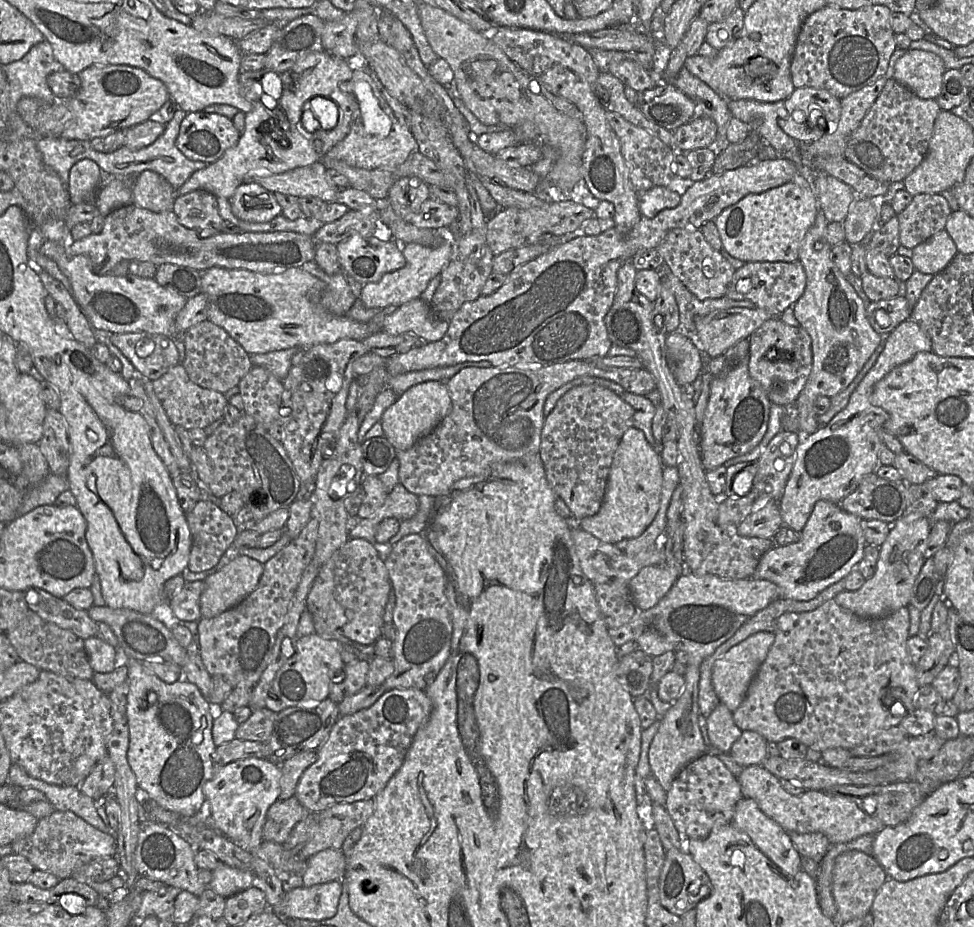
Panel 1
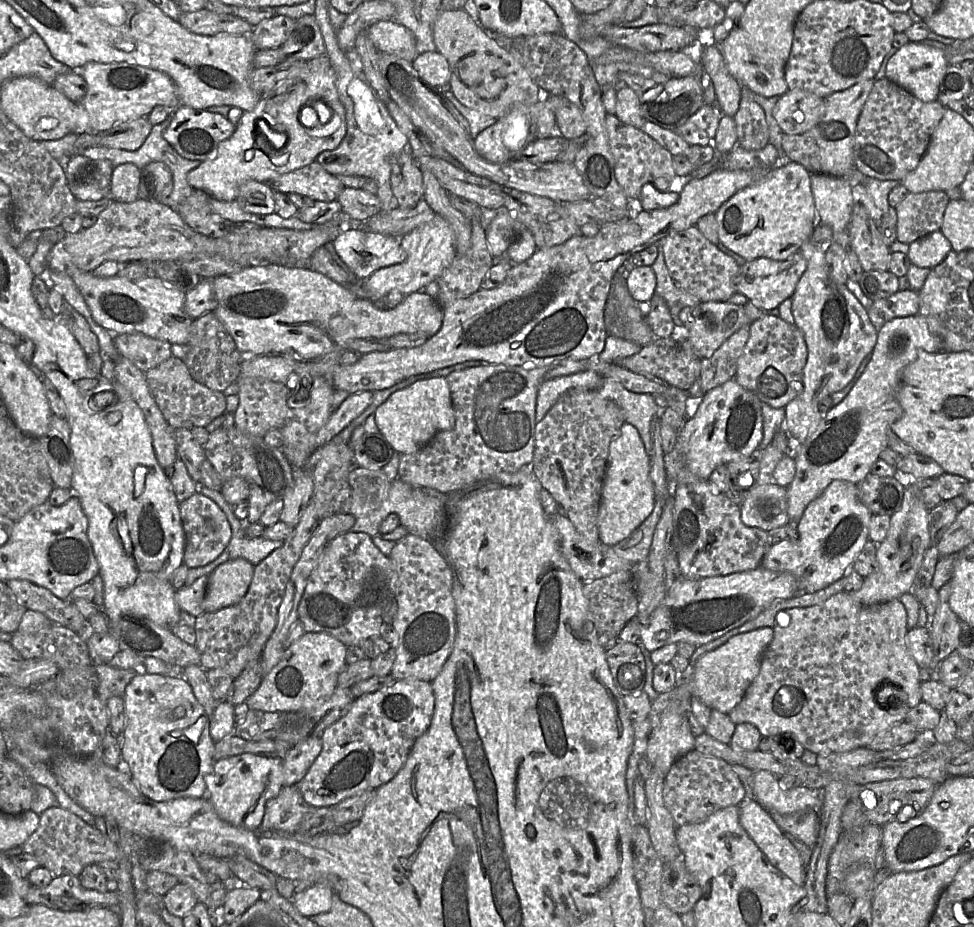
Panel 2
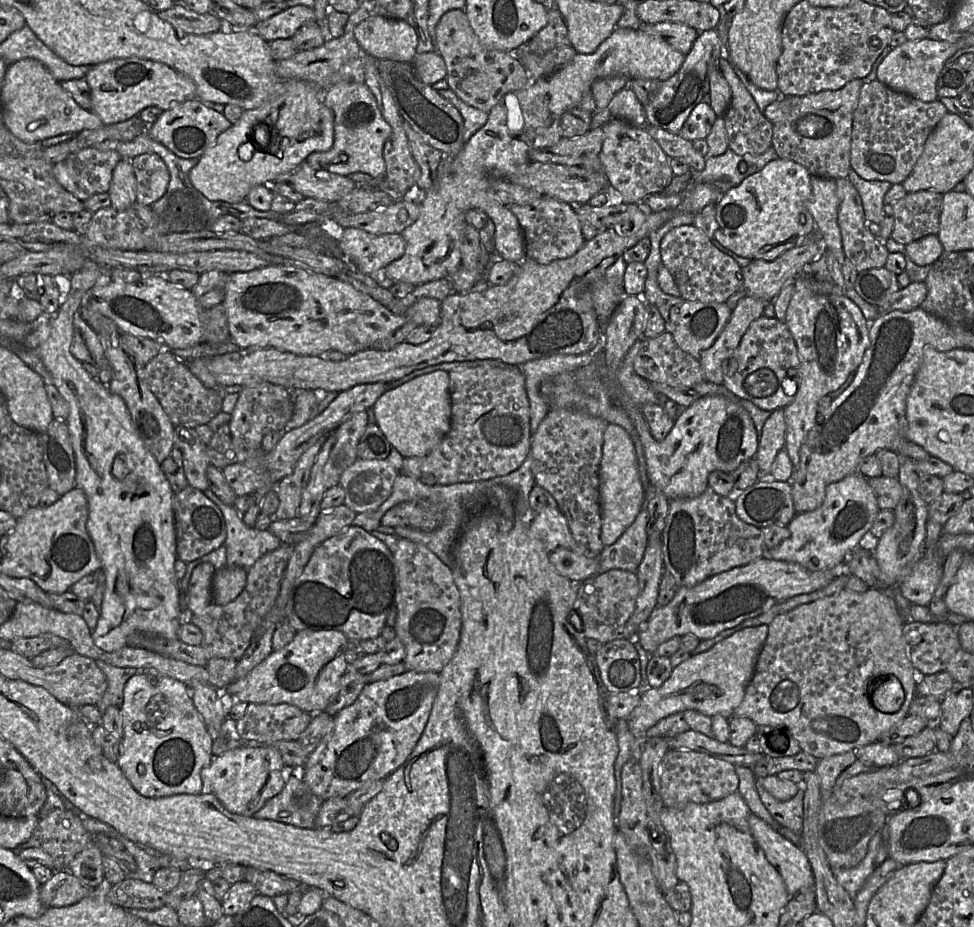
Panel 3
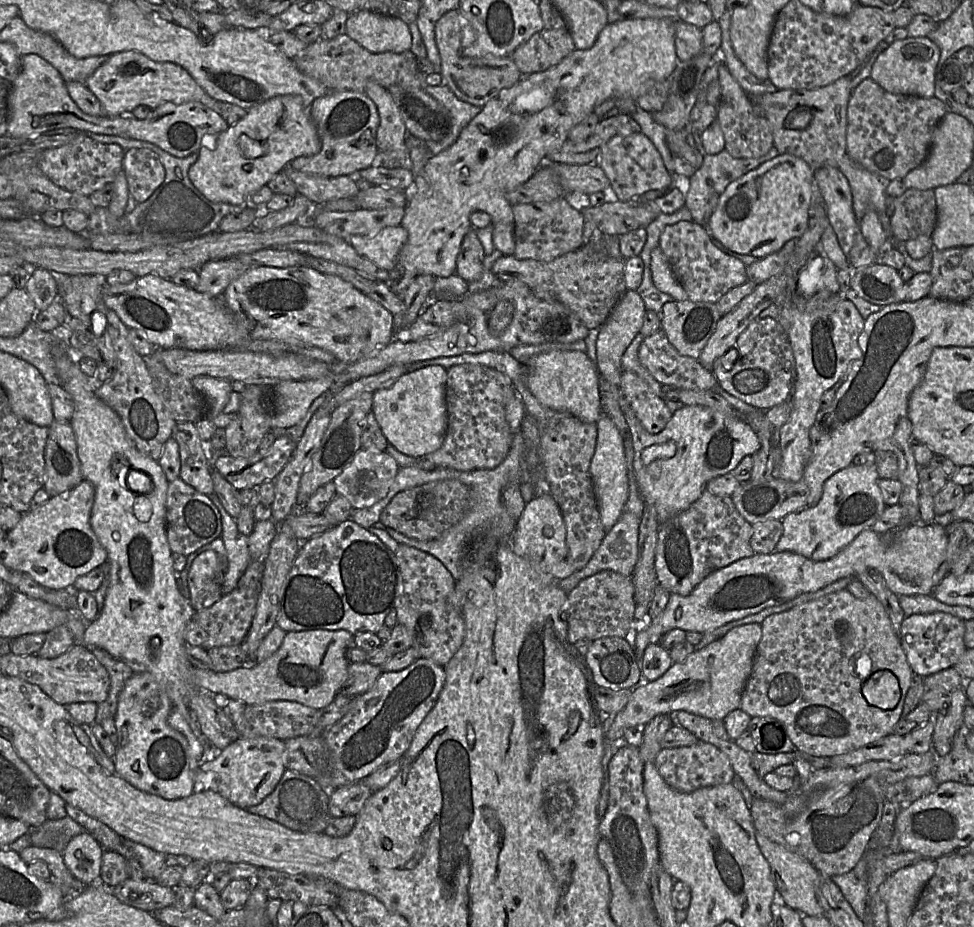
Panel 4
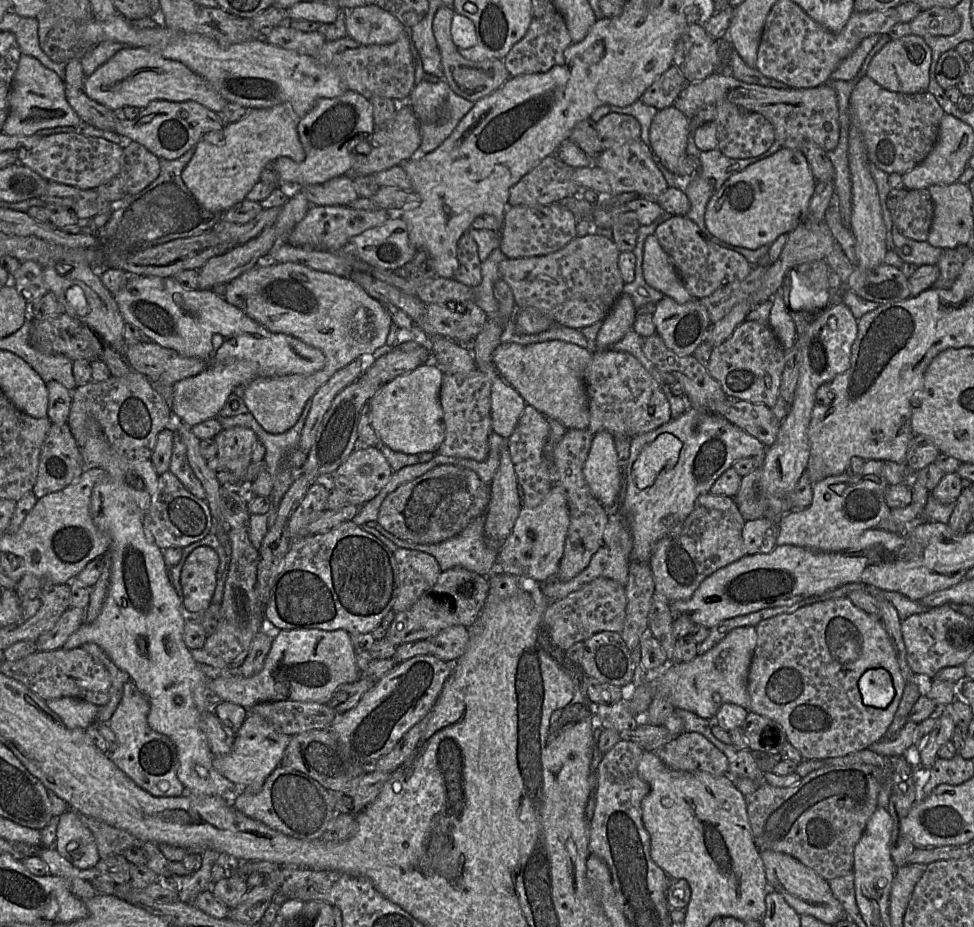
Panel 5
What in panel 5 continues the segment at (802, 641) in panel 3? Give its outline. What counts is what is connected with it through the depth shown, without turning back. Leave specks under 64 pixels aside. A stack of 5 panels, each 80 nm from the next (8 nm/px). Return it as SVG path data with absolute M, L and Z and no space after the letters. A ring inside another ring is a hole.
M842 597L805 605L794 612L782 613L770 617L760 621L755 628L757 631L757 644L748 673L748 694L750 698L749 711L779 723L785 731L787 741L800 752L803 760L835 758L859 752L868 748L872 743L882 739L886 735L899 707L907 682L900 671L896 651L879 618L856 607L848 597ZM879 667L886 669L890 673L896 691L894 699L890 705L884 709L865 705L858 687L859 678L866 670Z

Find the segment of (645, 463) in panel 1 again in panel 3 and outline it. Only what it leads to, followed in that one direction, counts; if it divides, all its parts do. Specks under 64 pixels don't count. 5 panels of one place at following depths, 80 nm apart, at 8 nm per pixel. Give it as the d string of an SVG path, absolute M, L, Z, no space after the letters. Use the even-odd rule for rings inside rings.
M608 423L602 444L599 467L599 502L601 507L600 538L604 546L613 544L633 523L645 502L633 441L619 425Z

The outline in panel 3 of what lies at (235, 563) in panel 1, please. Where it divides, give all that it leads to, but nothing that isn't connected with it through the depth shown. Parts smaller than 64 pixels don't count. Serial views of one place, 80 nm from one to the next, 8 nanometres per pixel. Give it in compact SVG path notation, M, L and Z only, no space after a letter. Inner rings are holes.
M225 566L216 570L212 581L214 603L226 605L235 600L245 588L247 574L243 567Z

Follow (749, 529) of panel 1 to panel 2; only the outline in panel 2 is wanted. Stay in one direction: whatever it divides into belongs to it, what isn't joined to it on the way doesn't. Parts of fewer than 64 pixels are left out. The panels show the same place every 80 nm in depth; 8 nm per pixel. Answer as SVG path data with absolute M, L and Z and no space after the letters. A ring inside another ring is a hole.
M776 483L756 484L740 503L740 518L746 526L766 532L788 524L787 488Z

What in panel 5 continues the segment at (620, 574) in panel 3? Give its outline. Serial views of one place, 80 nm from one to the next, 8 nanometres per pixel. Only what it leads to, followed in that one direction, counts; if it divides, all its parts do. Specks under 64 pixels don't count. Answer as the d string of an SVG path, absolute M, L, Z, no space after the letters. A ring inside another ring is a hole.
M599 577L579 590L551 601L542 615L542 623L551 642L565 651L573 644L583 642L601 631L613 631L620 634L625 619L626 604L624 586L612 579Z

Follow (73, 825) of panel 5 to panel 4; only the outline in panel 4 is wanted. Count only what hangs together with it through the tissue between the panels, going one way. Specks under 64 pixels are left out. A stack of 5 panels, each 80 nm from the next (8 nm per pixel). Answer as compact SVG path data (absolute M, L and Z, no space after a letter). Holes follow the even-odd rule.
M88 832L74 836L62 852L64 863L73 876L89 886L100 877L103 848Z

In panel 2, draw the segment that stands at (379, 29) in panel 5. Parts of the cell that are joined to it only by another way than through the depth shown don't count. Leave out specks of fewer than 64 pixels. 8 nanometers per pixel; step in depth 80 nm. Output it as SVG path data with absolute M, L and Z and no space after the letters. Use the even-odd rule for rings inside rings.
M380 20L365 31L379 52L393 54L409 62L417 55L414 35L394 20Z

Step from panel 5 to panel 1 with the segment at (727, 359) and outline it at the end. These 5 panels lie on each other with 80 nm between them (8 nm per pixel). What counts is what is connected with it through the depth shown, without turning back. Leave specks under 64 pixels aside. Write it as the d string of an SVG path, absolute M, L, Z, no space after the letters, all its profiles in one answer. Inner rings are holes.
M772 317L757 328L748 339L750 376L760 383L771 403L782 407L792 405L805 386L812 369L810 335L801 326L790 326L779 317ZM772 348L776 348L782 354L788 354L789 359L777 360L776 355L770 353Z

